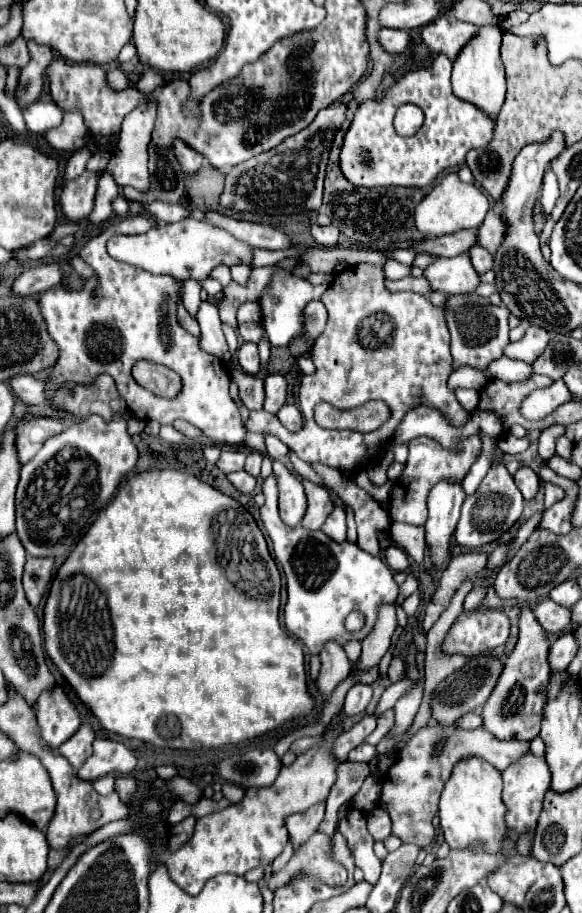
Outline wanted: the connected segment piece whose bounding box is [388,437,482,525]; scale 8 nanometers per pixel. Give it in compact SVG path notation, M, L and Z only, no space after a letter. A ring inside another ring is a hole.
M418 437L412 439L408 445L408 461L404 465L404 471L400 475L400 479L394 483L394 489L390 493L390 507L388 507L388 515L390 521L402 521L408 525L424 525L426 523L426 515L428 515L428 491L440 483L440 481L450 481L450 483L460 483L470 467L476 463L478 455L482 451L482 441L480 437L470 437L462 443L462 451L460 453L450 453L446 449L442 449L436 441L426 439L426 437Z

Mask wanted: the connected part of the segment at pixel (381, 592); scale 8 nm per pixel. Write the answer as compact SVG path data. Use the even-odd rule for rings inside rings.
M274 473L262 481L262 493L266 501L260 507L260 517L272 539L274 559L286 575L286 629L314 655L328 639L336 639L340 645L344 645L348 639L364 639L376 621L376 607L382 603L394 603L398 597L398 585L392 569L380 557L362 551L356 543L336 543L322 531L284 525L278 515L278 483ZM352 611L360 611L370 623L364 623L360 631L348 631L344 627L344 619Z

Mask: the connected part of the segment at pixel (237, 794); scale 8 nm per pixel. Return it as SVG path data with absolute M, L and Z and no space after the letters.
M224 781L224 783L222 783L222 793L224 793L224 797L226 797L230 803L238 803L238 801L244 797L244 787L240 787L240 785L236 785L236 783Z

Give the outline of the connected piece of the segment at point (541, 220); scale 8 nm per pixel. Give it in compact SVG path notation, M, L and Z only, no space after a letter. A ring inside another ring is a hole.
M536 199L532 213L534 213L534 231L536 231L536 235L540 235L540 233L542 233L542 229L544 229L544 225L546 225L546 215L542 213L540 199Z

